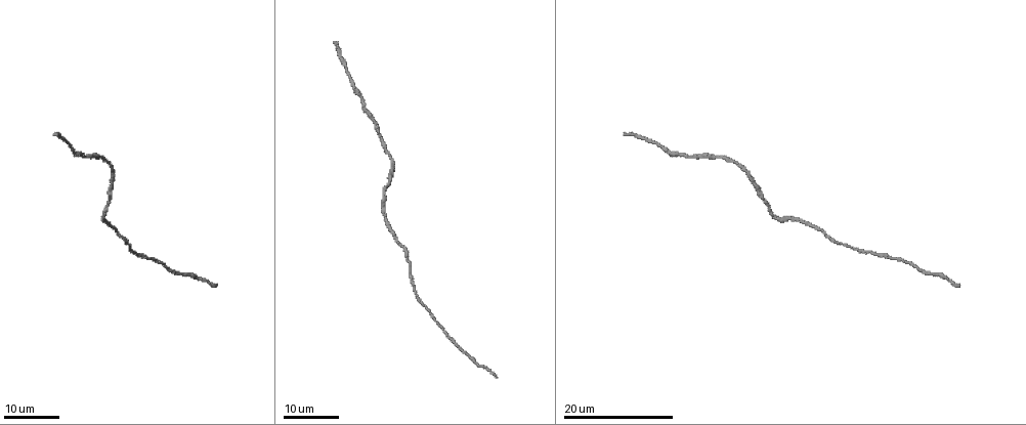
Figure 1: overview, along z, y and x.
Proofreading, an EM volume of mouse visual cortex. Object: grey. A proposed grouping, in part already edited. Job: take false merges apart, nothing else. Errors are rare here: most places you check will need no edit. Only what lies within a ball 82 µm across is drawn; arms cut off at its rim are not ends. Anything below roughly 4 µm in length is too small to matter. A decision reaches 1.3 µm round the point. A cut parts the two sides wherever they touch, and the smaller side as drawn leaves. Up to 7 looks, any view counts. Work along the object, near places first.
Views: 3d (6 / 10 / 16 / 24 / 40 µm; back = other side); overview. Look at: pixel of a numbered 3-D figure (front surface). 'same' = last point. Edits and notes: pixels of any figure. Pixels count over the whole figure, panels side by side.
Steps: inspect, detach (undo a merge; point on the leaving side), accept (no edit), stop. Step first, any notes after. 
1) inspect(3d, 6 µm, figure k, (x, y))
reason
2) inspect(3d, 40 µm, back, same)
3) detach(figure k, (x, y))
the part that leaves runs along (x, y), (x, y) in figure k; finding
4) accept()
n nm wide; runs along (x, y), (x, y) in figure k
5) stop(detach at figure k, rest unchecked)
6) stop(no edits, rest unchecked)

inspect(3d, 24 µm, figure 1, (125, 244))
calibre changes

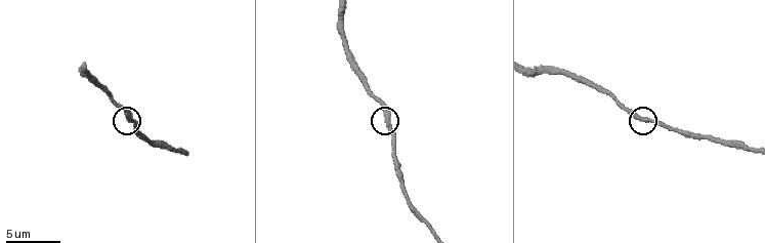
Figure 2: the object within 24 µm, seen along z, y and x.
inspect(3d, 10 µm, figure 2, (642, 121))

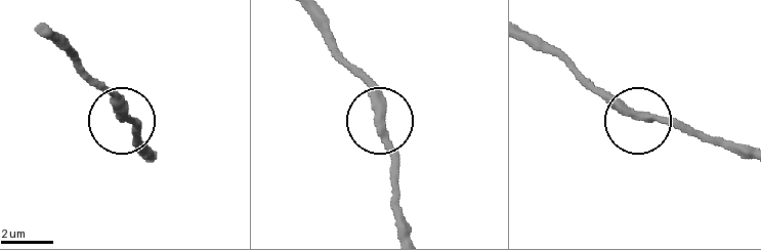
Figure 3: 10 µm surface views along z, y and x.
accept()
330 nm wide; runs along (307, 11), (327, 44), (371, 90), (397, 180) in figure 3; all the same cell

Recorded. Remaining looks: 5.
inspect(3d, 16 µm, figure 2, (103, 90))
calibre changes

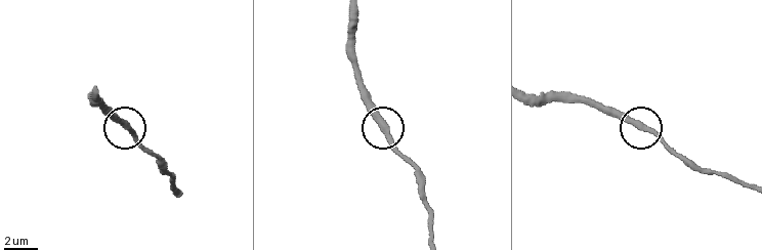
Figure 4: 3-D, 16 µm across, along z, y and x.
accept()
runs along (574, 99), (589, 99), (626, 114), (670, 152) in figure 4; continuous, no second cell

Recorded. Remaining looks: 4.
inspect(3d, 16 µm, figure 2, (558, 70))

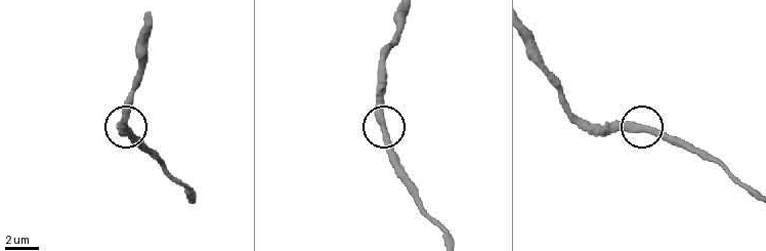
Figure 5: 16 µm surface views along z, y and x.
inspect(3d, 6 µm, figure 5, (382, 125))

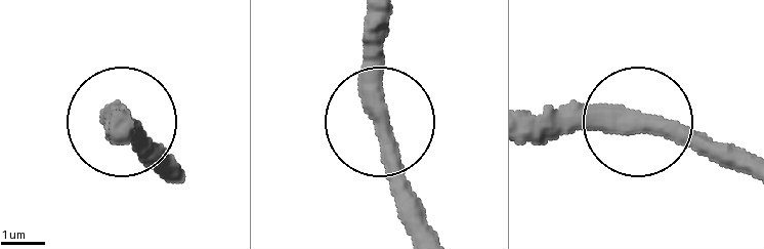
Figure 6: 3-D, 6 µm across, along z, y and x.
accept()
runs along (634, 124), (674, 124), (736, 147) in figure 6; continuous, no second cell

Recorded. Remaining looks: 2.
stop(no edits, rest unchecked)

